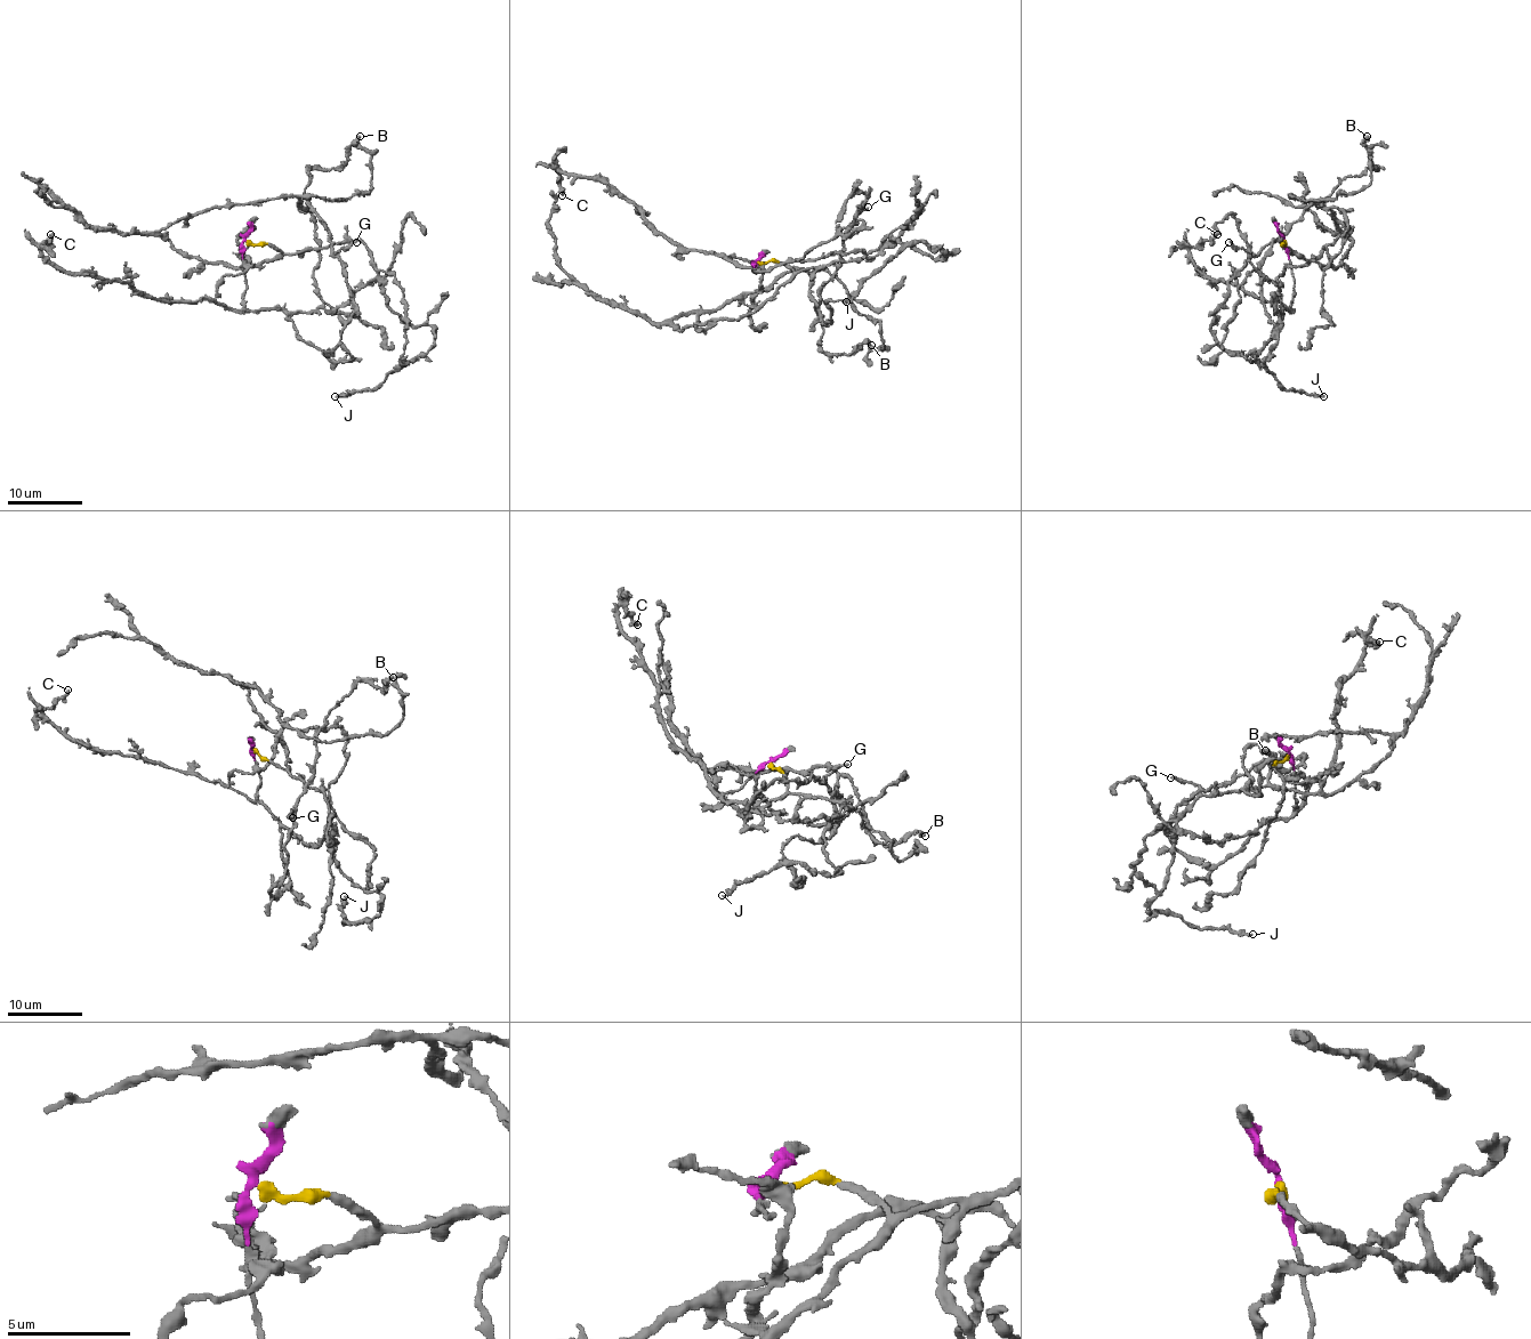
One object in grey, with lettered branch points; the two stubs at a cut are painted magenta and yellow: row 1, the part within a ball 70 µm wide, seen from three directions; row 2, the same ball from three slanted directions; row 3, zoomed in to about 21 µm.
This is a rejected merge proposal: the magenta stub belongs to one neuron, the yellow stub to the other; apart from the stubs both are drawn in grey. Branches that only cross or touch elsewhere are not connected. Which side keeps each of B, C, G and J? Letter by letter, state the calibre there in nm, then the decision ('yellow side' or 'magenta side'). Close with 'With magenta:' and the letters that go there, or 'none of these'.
B: calibre 400 nm; magenta side
C: calibre 340 nm; magenta side
G: calibre 260 nm; magenta side
J: calibre 260 nm; yellow side
With magenta: B, C, G

